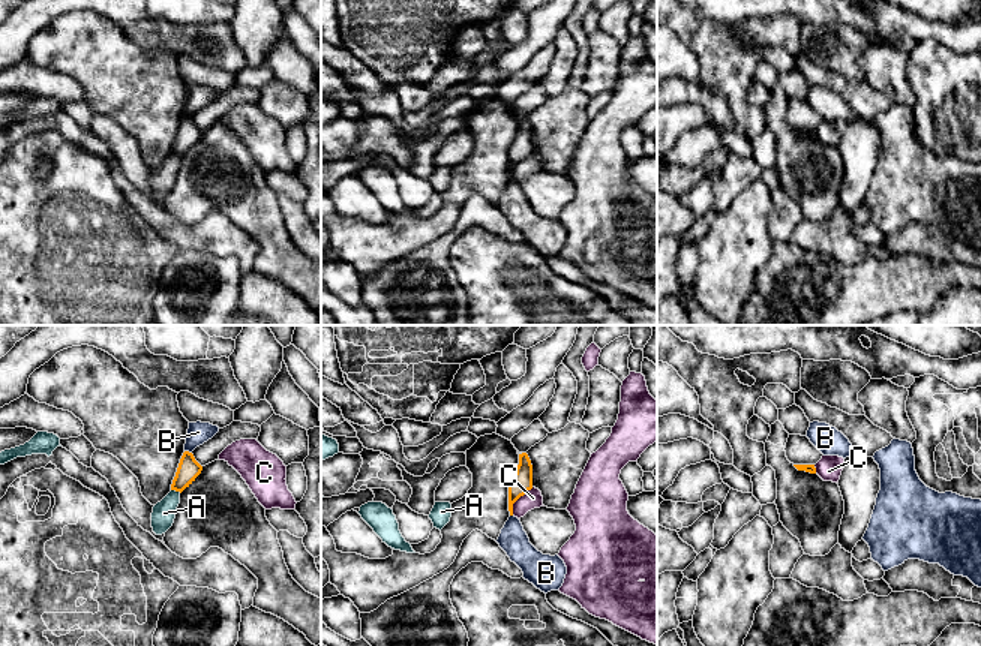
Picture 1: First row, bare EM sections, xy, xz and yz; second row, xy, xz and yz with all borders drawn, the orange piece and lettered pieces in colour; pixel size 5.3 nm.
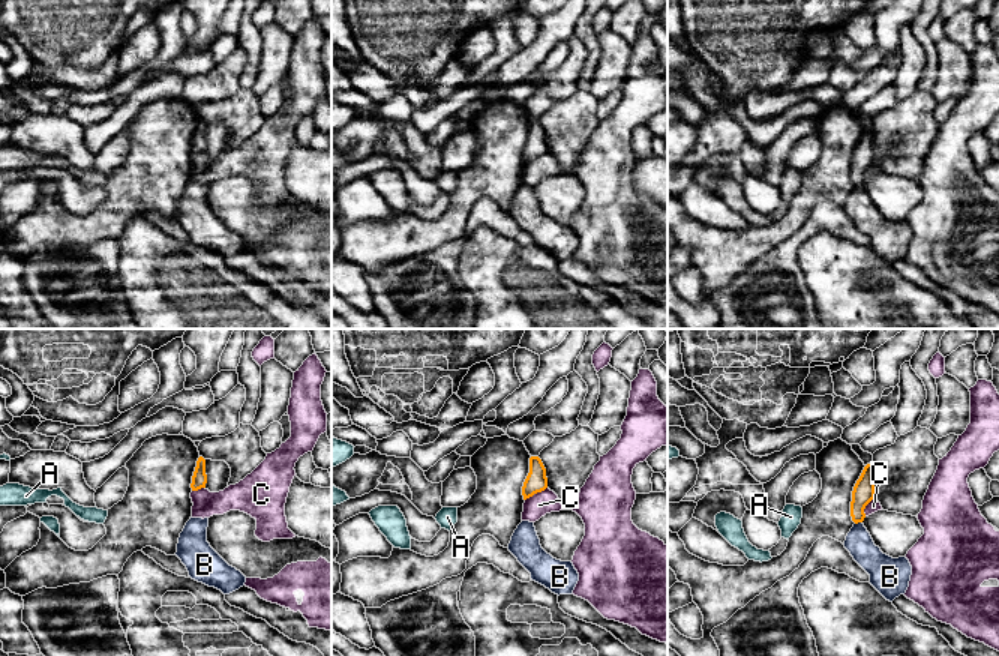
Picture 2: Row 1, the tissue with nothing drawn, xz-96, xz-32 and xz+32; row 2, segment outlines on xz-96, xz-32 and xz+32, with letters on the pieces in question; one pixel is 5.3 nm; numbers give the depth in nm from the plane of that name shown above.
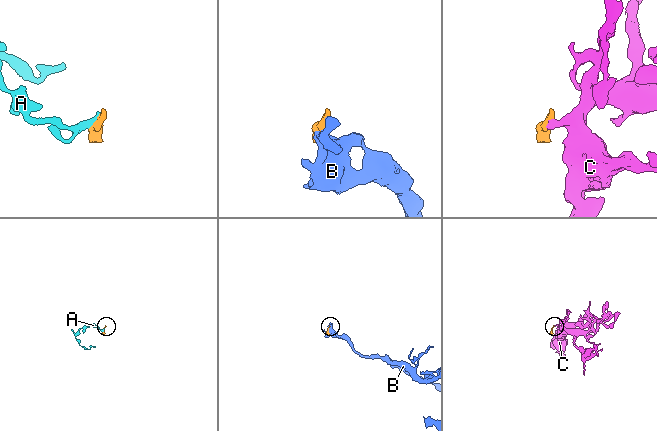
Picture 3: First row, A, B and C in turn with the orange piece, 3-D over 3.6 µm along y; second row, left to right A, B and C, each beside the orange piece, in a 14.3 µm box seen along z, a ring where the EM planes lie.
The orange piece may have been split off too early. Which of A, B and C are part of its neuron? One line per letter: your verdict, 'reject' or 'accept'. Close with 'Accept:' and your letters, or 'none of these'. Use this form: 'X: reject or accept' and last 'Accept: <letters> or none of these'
A: reject
B: reject
C: reject
Accept: none of these

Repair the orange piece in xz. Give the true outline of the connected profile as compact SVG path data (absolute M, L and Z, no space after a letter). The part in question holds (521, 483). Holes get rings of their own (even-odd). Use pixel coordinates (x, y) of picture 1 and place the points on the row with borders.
M526 453L519 454L516 474L508 484L508 511L513 516L513 504L532 489L532 465Z

